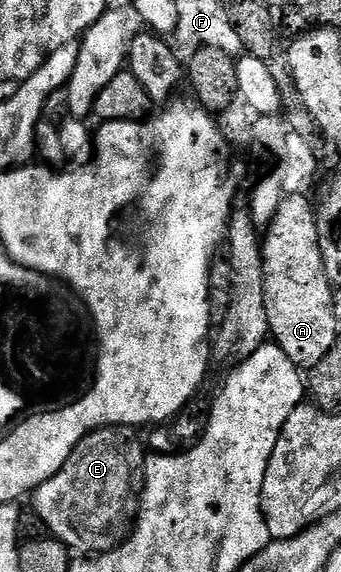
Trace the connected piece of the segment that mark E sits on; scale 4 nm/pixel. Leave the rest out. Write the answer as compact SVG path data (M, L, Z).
M126 427L90 430L76 443L56 475L49 477L32 494L34 513L46 524L50 532L47 534L75 554L108 553L117 549L128 536L132 506L136 501L134 476L137 473L139 476L144 461L144 452L130 433L133 432Z

